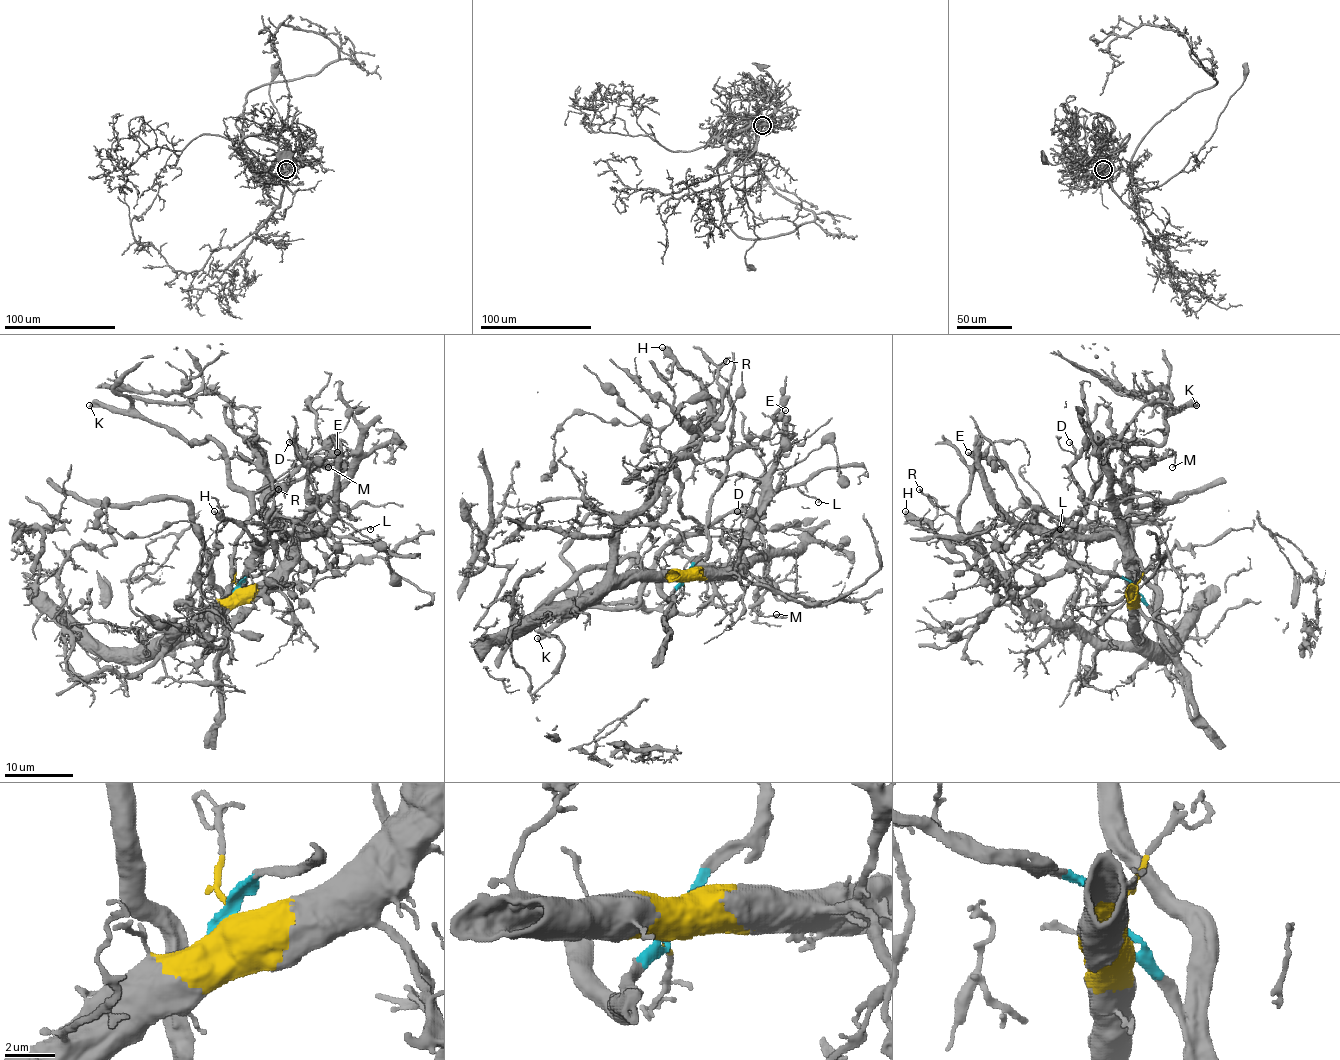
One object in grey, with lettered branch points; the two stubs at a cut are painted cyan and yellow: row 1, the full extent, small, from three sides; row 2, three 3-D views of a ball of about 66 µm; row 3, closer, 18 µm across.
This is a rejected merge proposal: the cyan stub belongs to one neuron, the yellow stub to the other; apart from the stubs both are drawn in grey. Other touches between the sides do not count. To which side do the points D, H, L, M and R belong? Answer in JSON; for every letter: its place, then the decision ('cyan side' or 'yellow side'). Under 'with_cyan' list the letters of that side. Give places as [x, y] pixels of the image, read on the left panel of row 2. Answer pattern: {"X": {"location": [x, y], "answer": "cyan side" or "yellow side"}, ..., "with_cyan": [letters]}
{"D": {"location": [289, 442], "answer": "yellow side"}, "H": {"location": [214, 511], "answer": "yellow side"}, "L": {"location": [370, 529], "answer": "yellow side"}, "M": {"location": [328, 467], "answer": "yellow side"}, "R": {"location": [278, 489], "answer": "yellow side"}, "with_cyan": []}

